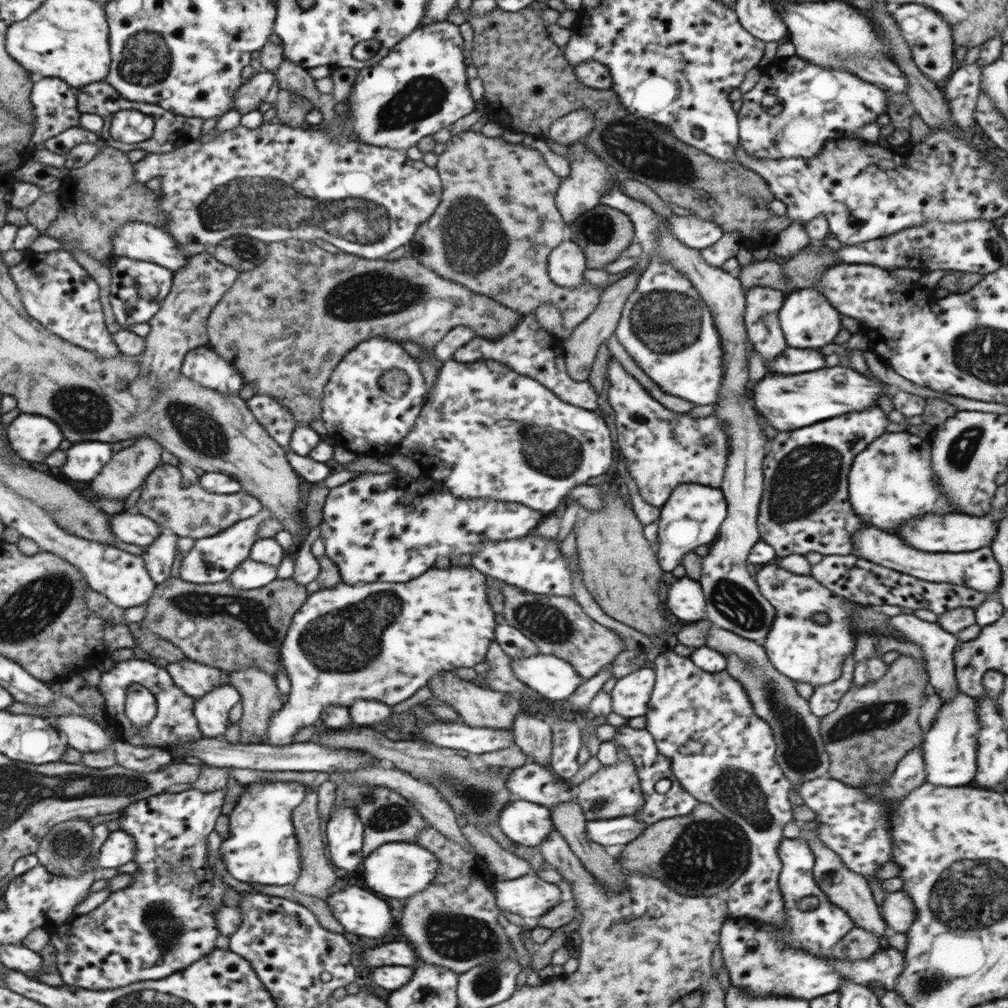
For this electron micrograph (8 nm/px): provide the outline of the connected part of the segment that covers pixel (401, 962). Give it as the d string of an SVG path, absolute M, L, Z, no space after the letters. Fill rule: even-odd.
M389 941L374 945L362 953L362 962L368 967L416 966L420 961L414 948L407 941Z

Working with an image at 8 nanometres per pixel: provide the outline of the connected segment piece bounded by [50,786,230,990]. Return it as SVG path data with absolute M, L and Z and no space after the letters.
M227 788L216 790L216 792L200 792L200 790L189 790L178 792L178 794L163 793L154 797L148 797L145 800L132 802L130 806L126 806L124 810L119 811L120 829L130 833L136 839L136 856L134 861L137 863L138 870L132 874L134 881L130 886L112 892L96 909L82 915L80 918L74 919L71 923L63 925L55 932L51 933L51 942L57 948L56 969L59 971L65 984L78 986L78 988L86 988L86 990L114 990L124 986L133 985L142 981L157 981L162 977L170 977L174 973L181 972L188 965L194 964L198 959L205 957L208 953L218 949L218 938L222 938L222 926L218 926L218 914L214 914L216 910L224 904L224 893L228 889L228 884L224 884L210 868L210 860L208 860L208 834L214 830L216 819L222 814L222 806L224 806L224 798L226 798Z

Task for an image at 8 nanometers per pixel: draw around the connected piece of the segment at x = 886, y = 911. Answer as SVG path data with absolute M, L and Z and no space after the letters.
M906 891L888 892L880 910L892 932L908 932L916 919L916 907Z

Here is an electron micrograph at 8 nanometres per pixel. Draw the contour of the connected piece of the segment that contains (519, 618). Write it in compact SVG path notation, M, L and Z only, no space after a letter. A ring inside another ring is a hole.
M492 577L487 578L487 583L502 589L505 609L501 613L507 623L527 636L541 654L566 660L585 681L600 674L626 650L618 634L594 621L570 596L532 594Z

